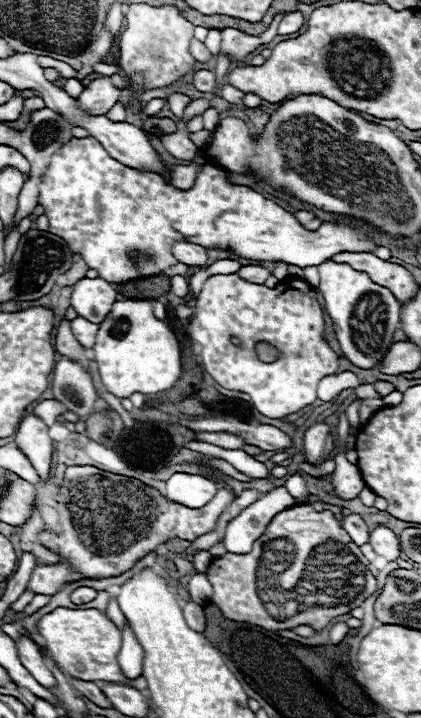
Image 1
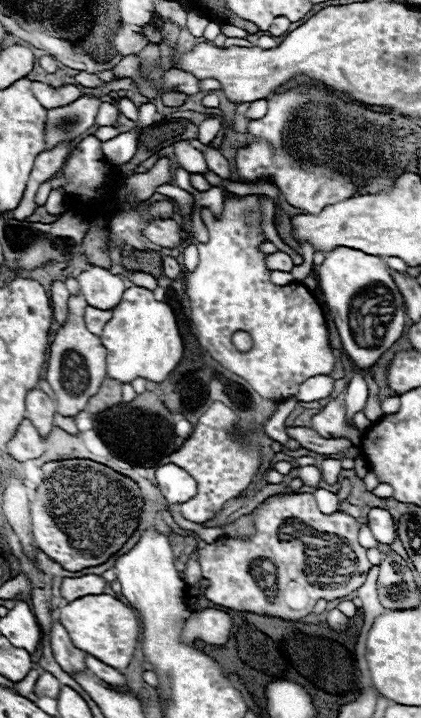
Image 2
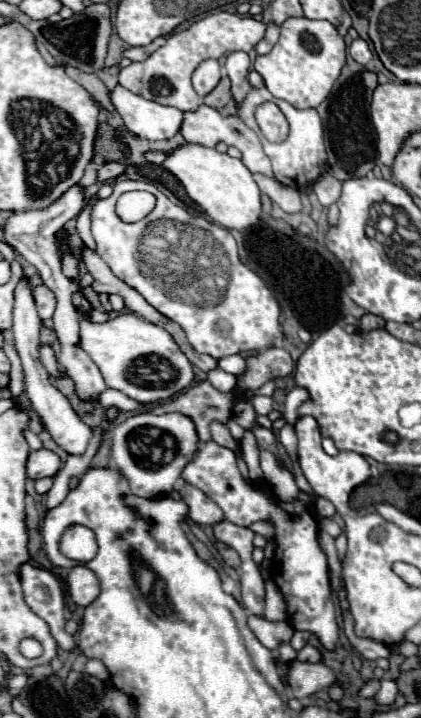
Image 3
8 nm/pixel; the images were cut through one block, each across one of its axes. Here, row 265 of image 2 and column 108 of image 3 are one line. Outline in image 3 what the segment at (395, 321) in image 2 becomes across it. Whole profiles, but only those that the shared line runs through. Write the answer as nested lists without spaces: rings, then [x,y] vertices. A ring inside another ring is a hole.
[[[132,312],[110,318],[104,324],[80,320],[80,348],[84,348],[90,354],[90,358],[96,362],[96,366],[100,368],[100,372],[110,388],[116,388],[138,402],[170,400],[172,396],[190,388],[194,382],[194,368],[192,368],[190,360],[186,358],[186,354],[178,348],[178,344],[170,336],[170,332],[166,332],[162,326],[156,326],[156,324],[148,322],[146,318],[132,314]]]

